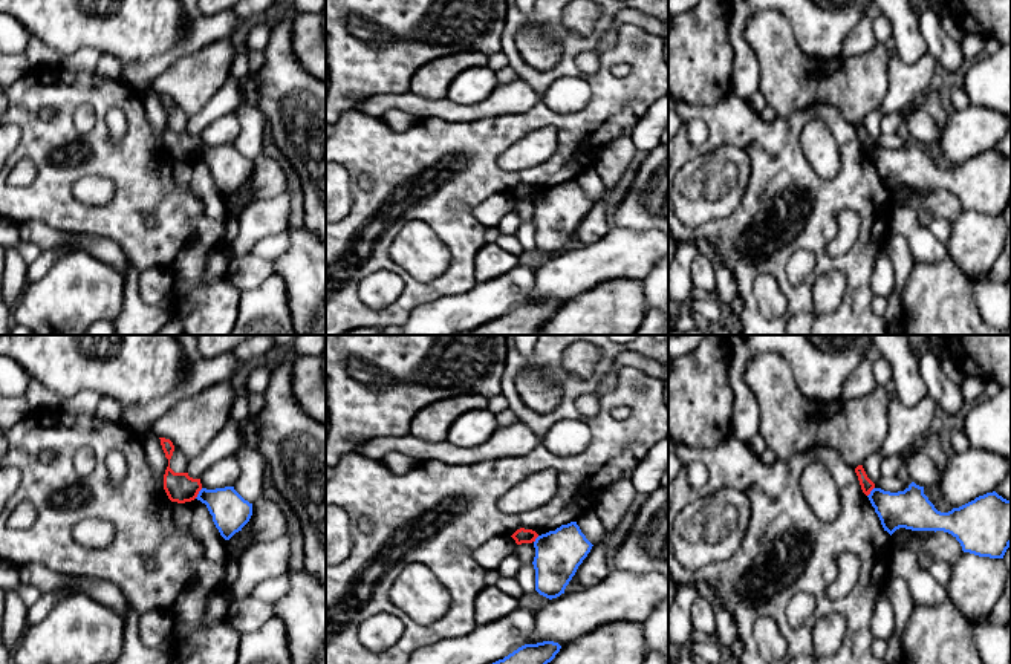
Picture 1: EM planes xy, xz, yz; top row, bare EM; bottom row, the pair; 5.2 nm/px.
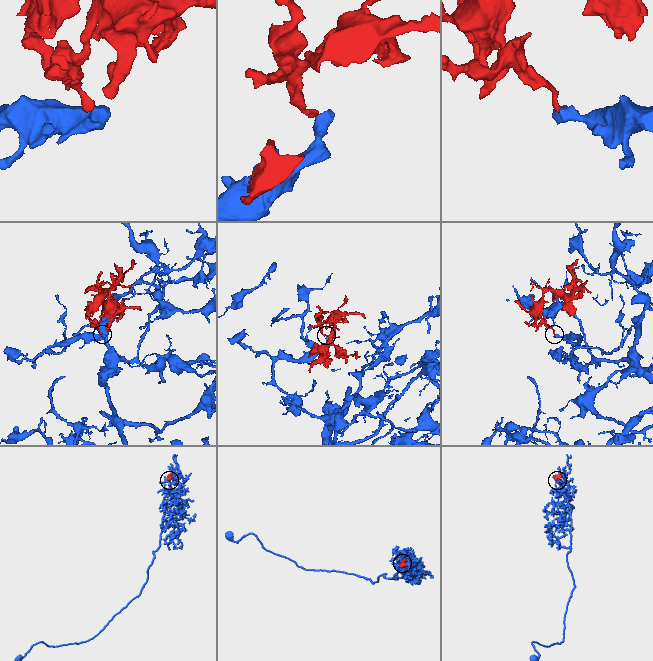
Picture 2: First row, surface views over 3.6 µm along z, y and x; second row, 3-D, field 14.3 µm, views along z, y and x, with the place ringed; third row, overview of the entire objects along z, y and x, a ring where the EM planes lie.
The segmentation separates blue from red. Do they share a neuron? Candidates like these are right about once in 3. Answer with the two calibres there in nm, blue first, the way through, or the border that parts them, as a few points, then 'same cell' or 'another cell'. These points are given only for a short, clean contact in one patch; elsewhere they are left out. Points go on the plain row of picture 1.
calibres 200 and 160 nm; border xy (202, 146), (195, 155); another cell

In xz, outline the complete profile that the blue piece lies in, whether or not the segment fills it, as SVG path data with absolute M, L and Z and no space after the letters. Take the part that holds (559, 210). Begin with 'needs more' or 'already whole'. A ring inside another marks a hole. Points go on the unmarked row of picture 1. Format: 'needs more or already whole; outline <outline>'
already whole; outline M577 179L561 182L535 196L535 248L552 257L564 251L578 223L592 207Z

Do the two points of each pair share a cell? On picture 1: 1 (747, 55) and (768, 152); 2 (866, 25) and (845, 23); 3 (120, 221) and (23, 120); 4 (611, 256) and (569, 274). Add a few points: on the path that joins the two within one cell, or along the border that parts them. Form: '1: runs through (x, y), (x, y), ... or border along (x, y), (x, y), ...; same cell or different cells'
1: border along (731, 92), (747, 101); different cells
2: border along (866, 16), (846, 34), (841, 52); different cells
3: runs through (86, 219), (52, 187), (43, 153); same cell
4: runs through (600, 260), (580, 270); same cell

